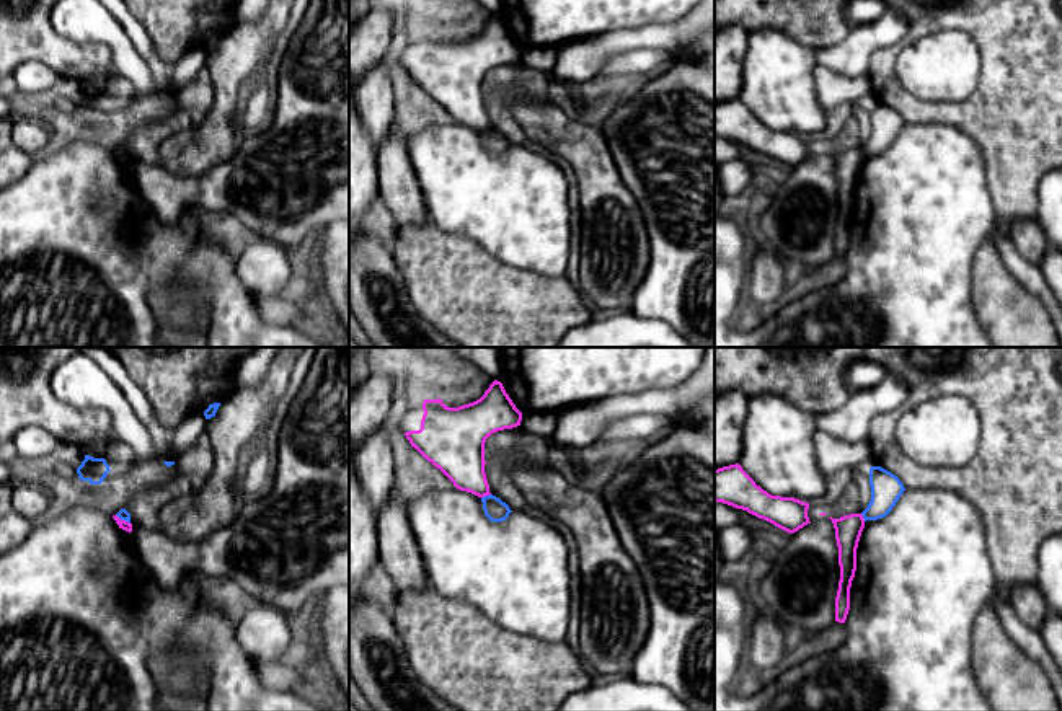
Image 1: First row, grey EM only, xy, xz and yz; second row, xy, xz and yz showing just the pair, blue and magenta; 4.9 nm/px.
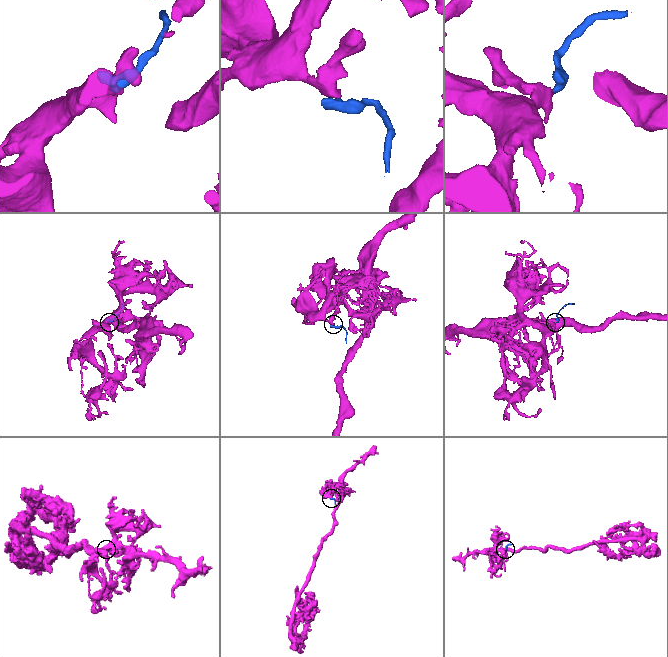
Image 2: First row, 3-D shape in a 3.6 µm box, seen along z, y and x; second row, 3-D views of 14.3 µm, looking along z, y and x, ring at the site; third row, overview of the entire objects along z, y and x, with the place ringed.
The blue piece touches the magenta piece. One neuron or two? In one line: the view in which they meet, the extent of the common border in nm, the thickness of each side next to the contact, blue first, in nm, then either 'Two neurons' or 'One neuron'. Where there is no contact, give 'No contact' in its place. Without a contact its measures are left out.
Touches blue in xz. Shared border 50 nm. Thickness 110 nm (blue) against 240 nm. Two neurons

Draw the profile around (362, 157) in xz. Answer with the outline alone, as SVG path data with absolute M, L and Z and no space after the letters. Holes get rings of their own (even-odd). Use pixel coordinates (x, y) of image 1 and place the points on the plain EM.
M349 85L349 238L367 233L362 219L378 197L377 150L364 130Z

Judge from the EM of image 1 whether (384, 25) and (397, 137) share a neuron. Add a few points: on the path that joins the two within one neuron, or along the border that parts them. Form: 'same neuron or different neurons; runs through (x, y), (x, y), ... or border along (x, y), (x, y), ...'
same neuron; runs through (374, 52), (376, 110)

